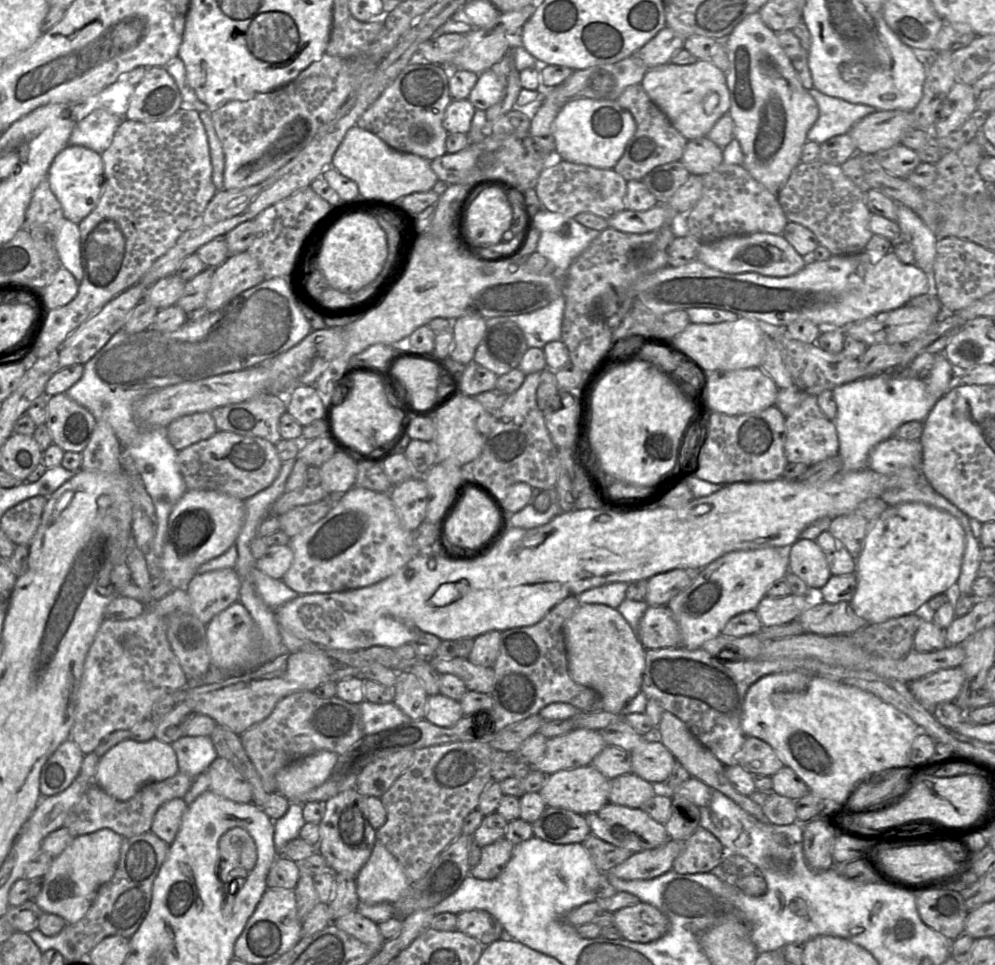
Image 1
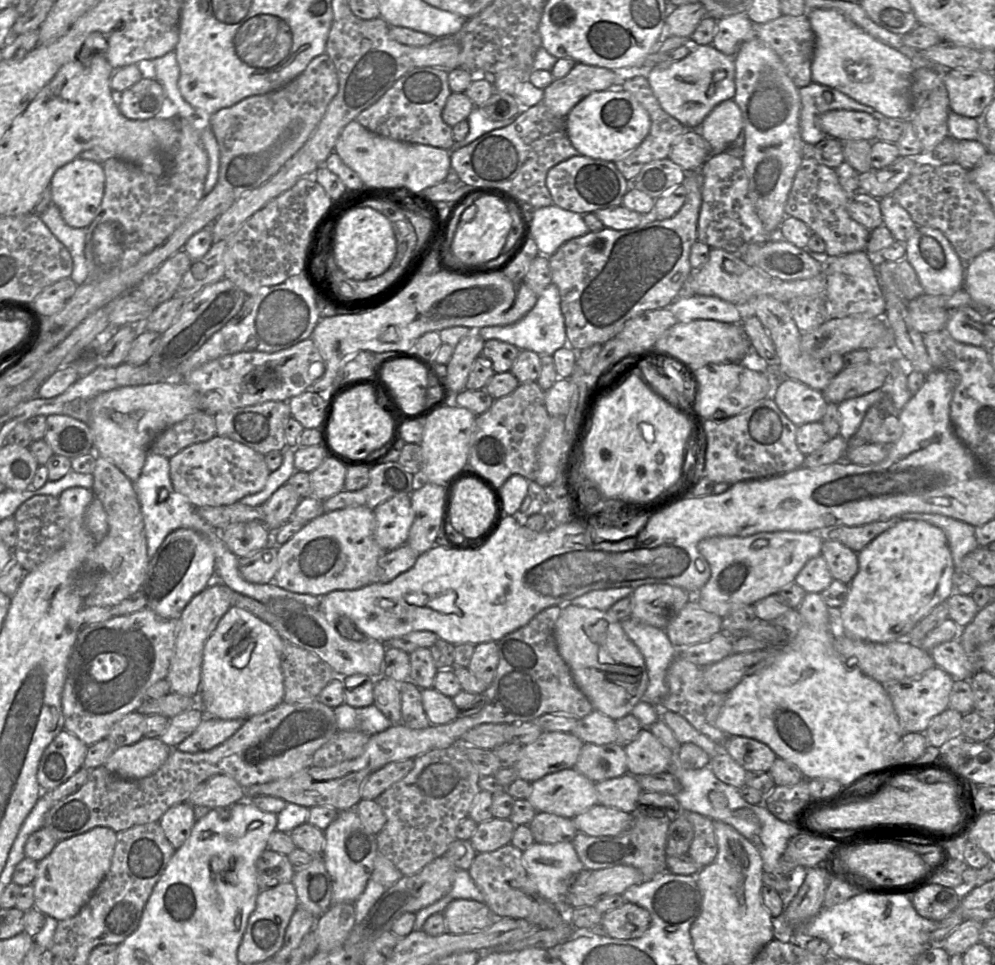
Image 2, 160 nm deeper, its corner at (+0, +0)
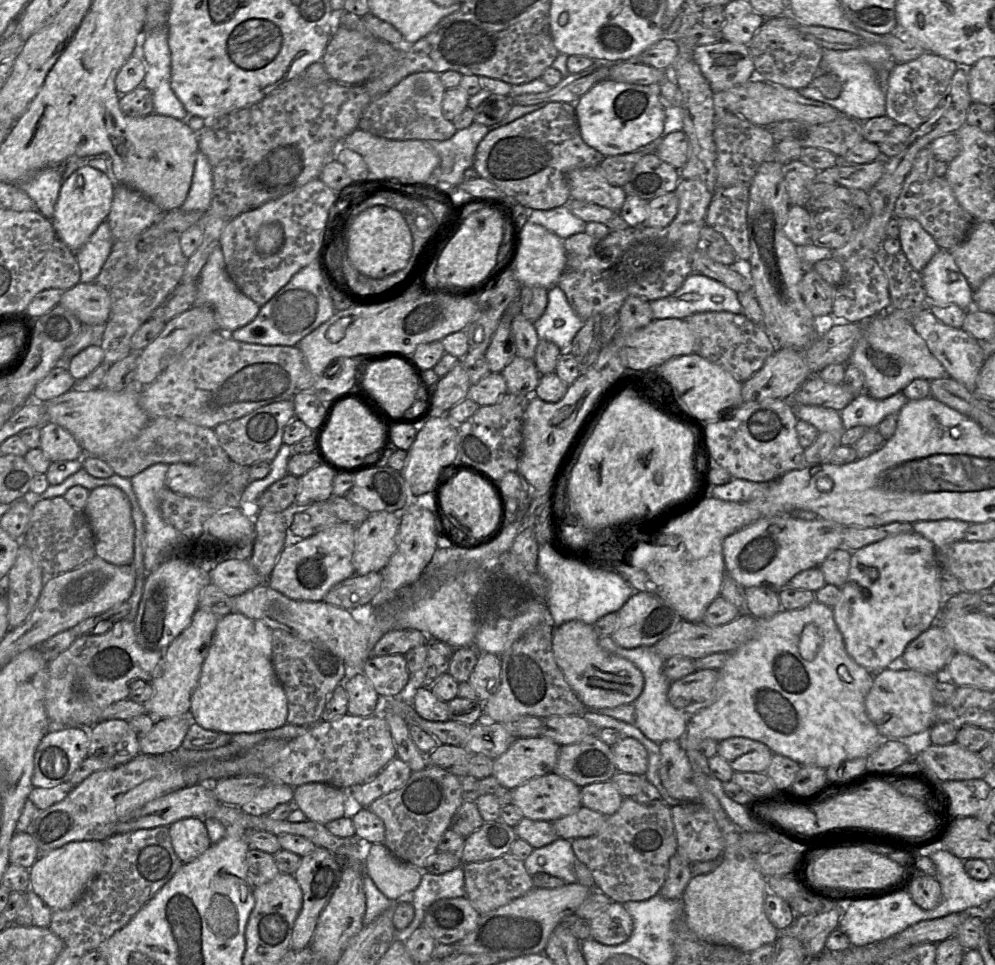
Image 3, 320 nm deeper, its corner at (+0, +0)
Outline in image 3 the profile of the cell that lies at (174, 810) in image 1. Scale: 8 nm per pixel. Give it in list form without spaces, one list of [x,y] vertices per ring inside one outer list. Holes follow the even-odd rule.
[[[183,818],[168,828],[173,849],[183,864],[196,860],[212,844],[202,819]]]

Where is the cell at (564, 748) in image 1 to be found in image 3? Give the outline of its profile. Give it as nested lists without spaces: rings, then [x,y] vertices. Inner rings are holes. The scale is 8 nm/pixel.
[[[543,735],[516,738],[503,754],[494,759],[492,776],[497,779],[500,786],[514,789],[532,778],[554,772],[560,747],[552,739]]]

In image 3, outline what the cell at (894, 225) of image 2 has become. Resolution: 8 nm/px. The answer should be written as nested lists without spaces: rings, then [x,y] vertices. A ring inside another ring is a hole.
[[[897,218],[901,251],[911,266],[921,272],[940,249],[933,237],[912,218]]]

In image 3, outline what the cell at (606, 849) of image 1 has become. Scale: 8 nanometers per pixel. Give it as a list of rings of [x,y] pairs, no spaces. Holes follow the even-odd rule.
[[[625,797],[620,808],[606,818],[597,834],[575,838],[571,840],[571,845],[576,858],[590,870],[596,889],[611,901],[627,903],[648,900],[660,892],[666,880],[670,858],[677,852],[677,837],[671,807],[665,803],[641,804],[633,797]]]

